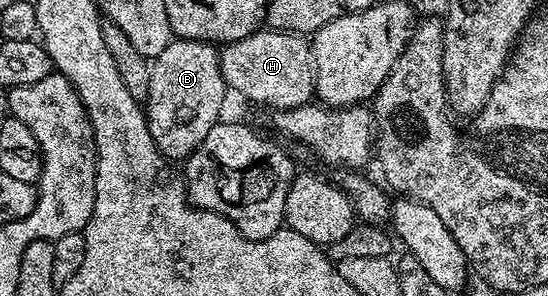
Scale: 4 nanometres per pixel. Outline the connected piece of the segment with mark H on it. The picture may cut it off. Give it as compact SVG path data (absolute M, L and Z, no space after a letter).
M262 27L238 41L220 46L221 74L226 86L242 93L257 105L266 105L269 111L294 109L314 100L313 50L310 42L299 33L277 33Z

